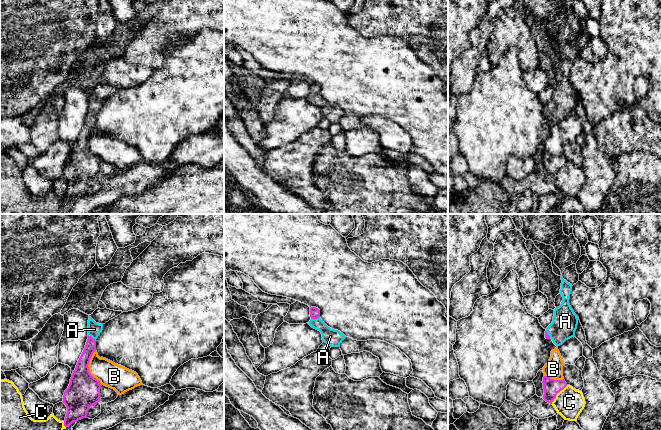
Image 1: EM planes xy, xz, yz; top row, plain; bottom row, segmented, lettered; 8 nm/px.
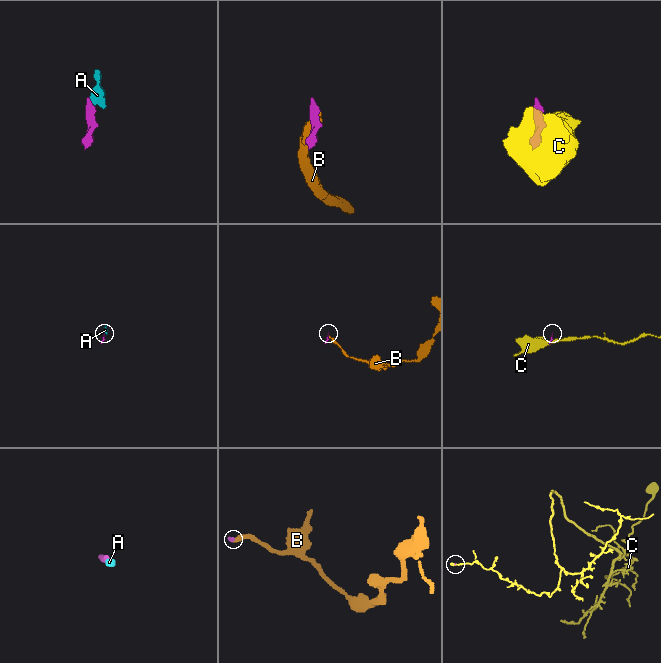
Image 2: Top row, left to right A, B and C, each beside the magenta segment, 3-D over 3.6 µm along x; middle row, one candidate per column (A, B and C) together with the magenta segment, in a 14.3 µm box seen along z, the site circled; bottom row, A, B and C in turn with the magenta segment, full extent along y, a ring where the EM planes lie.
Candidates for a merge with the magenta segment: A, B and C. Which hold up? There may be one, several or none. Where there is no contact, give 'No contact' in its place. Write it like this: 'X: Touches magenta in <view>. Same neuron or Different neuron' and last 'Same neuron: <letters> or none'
A: Touches magenta in xy. Same neuron
B: Touches magenta in xy. Different neuron
C: Touches magenta in yz. Different neuron
Same neuron: A

